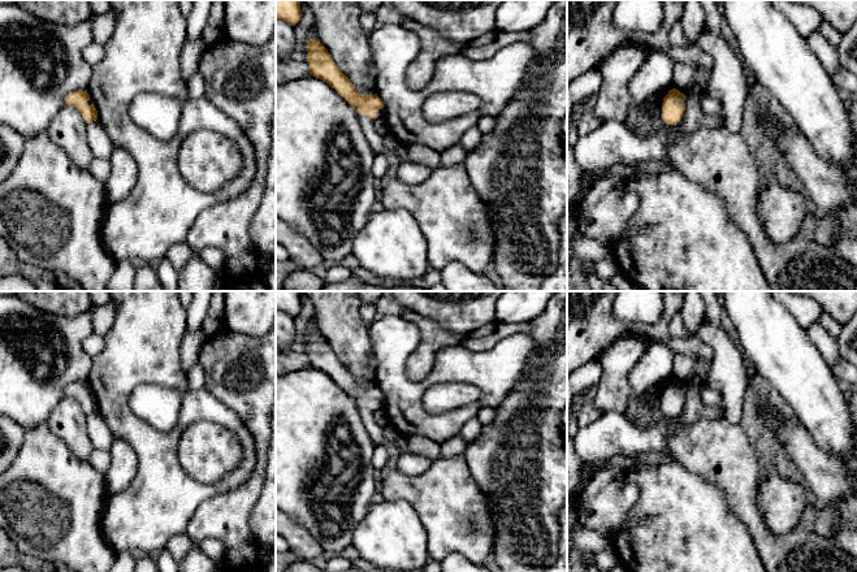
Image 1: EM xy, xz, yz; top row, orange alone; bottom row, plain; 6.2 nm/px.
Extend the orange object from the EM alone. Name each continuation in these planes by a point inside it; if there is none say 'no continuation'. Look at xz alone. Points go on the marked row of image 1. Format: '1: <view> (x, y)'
1: xz (377, 142)

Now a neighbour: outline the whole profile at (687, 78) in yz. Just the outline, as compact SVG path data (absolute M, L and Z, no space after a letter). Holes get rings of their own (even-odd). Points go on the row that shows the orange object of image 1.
M678 62L674 65L672 84L685 95L704 94L710 75L711 69L698 69L691 64Z

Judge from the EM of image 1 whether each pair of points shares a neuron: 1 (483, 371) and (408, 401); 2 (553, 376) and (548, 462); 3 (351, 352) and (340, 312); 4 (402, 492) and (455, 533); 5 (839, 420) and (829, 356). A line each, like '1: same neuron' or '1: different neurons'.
1: same neuron
2: same neuron
3: same neuron
4: same neuron
5: different neurons

